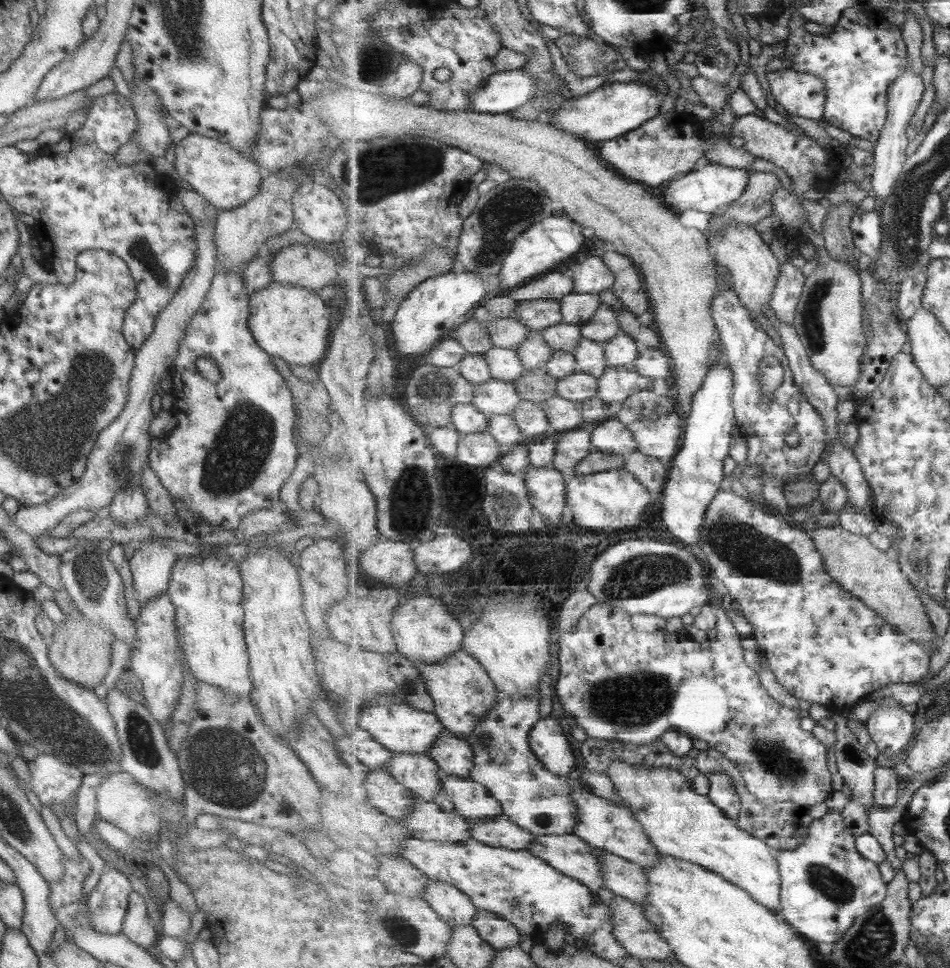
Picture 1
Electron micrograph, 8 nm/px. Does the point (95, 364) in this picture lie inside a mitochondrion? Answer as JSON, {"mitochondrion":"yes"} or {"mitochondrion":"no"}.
{"mitochondrion":"yes"}

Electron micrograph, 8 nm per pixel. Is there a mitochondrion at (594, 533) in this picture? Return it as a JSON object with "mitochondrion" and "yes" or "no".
{"mitochondrion":"no"}

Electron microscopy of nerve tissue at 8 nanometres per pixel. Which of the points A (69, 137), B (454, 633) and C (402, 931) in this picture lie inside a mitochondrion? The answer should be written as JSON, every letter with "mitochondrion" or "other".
{"A":"other","B":"other","C":"mitochondrion"}

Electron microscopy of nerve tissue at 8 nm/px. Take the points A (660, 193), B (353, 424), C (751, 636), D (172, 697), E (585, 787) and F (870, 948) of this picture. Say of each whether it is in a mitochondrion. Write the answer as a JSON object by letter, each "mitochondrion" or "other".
{"A":"other","B":"other","C":"other","D":"other","E":"other","F":"mitochondrion"}

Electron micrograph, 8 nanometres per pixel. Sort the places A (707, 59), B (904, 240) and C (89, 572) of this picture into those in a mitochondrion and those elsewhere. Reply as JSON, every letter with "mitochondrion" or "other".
{"A":"other","B":"mitochondrion","C":"mitochondrion"}

